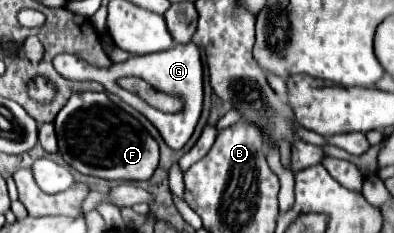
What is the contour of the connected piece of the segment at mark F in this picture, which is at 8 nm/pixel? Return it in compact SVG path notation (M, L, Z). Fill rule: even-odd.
M80 92L74 94L54 120L58 136L58 152L80 174L104 180L148 180L160 160L158 144L148 132L138 132L138 122L118 110L106 94Z

